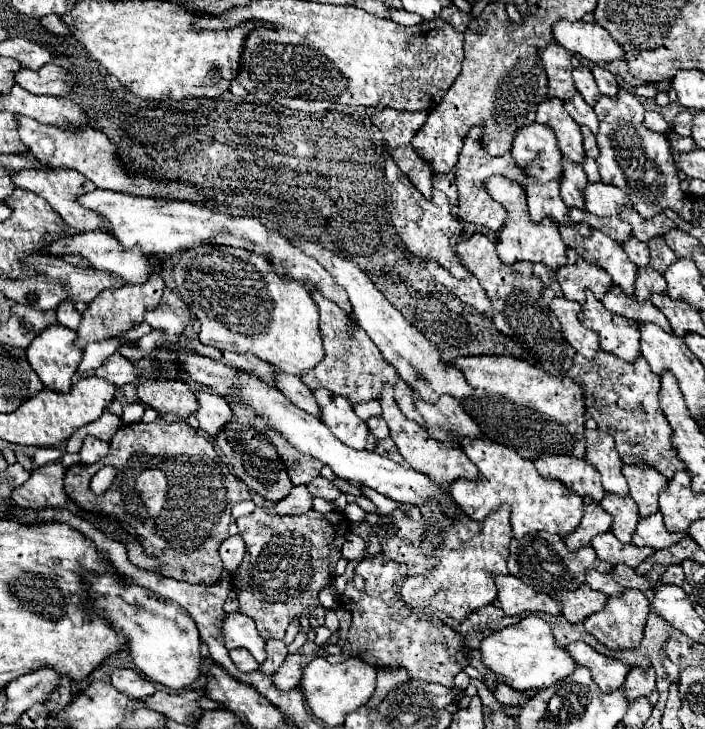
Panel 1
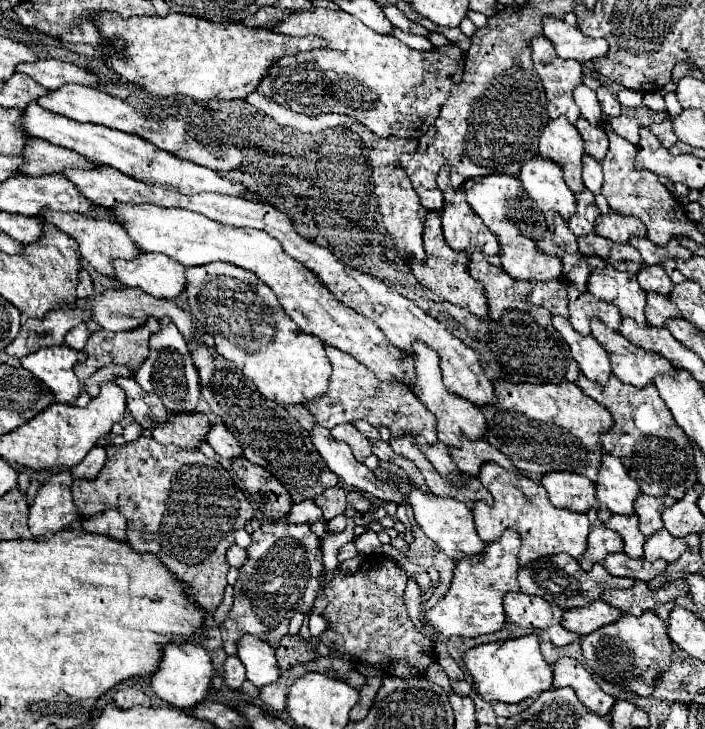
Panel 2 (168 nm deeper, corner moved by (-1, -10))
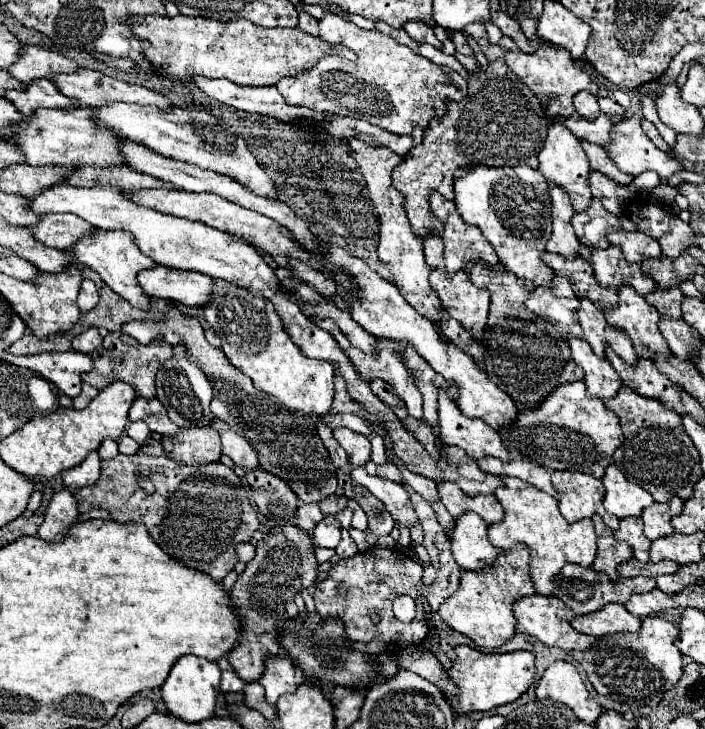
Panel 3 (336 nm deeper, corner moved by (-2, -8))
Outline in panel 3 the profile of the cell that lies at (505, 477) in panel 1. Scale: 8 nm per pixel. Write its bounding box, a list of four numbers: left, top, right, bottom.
[489,478,597,596]

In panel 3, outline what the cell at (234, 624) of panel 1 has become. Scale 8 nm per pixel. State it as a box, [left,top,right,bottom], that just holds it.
[259,656,297,704]

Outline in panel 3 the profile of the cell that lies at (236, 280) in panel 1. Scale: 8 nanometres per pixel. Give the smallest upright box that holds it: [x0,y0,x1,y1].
[203,280,335,416]

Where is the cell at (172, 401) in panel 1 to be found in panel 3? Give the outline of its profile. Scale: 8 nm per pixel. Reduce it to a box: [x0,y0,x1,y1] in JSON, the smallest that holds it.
[163,426,223,466]

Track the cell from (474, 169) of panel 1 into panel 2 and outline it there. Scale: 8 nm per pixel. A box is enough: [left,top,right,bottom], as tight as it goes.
[436,164,498,256]

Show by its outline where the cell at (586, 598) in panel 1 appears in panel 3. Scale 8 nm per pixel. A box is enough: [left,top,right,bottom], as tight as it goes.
[571,604,641,636]

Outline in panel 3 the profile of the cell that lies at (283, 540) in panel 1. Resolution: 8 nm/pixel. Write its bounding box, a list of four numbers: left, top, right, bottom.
[229,526,319,682]

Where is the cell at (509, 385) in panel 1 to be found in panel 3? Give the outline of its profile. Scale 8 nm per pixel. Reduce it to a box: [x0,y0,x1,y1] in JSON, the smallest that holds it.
[501,382,623,478]

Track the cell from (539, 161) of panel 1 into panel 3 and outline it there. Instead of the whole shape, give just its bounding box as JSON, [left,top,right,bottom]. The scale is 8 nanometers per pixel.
[547,184,579,258]

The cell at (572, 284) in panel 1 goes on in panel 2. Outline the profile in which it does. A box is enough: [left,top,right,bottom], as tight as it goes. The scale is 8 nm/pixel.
[568,282,620,334]

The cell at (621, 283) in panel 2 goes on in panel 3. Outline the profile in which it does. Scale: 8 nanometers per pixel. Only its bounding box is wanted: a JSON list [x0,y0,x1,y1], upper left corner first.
[605,286,671,360]

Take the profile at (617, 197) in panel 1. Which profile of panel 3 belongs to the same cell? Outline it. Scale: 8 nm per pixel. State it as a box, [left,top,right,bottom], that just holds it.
[607,232,663,264]

